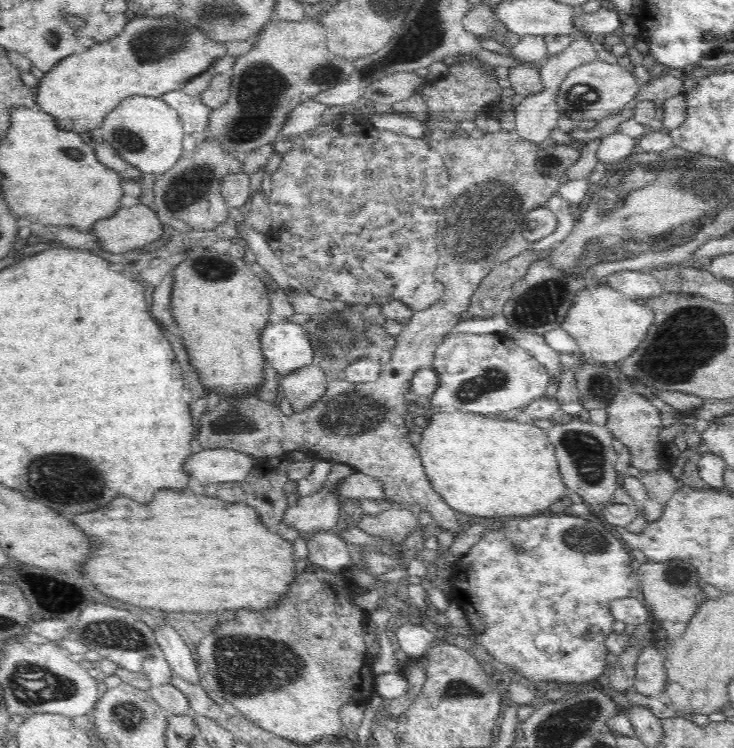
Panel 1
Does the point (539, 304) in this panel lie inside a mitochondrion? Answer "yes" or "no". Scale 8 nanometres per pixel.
yes

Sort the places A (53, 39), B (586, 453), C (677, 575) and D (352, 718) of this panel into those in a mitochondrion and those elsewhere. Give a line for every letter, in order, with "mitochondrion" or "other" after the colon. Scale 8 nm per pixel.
A: mitochondrion
B: mitochondrion
C: mitochondrion
D: other

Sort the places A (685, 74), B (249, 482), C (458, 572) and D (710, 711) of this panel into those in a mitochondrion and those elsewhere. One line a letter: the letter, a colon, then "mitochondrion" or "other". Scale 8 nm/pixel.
A: other
B: other
C: other
D: other

